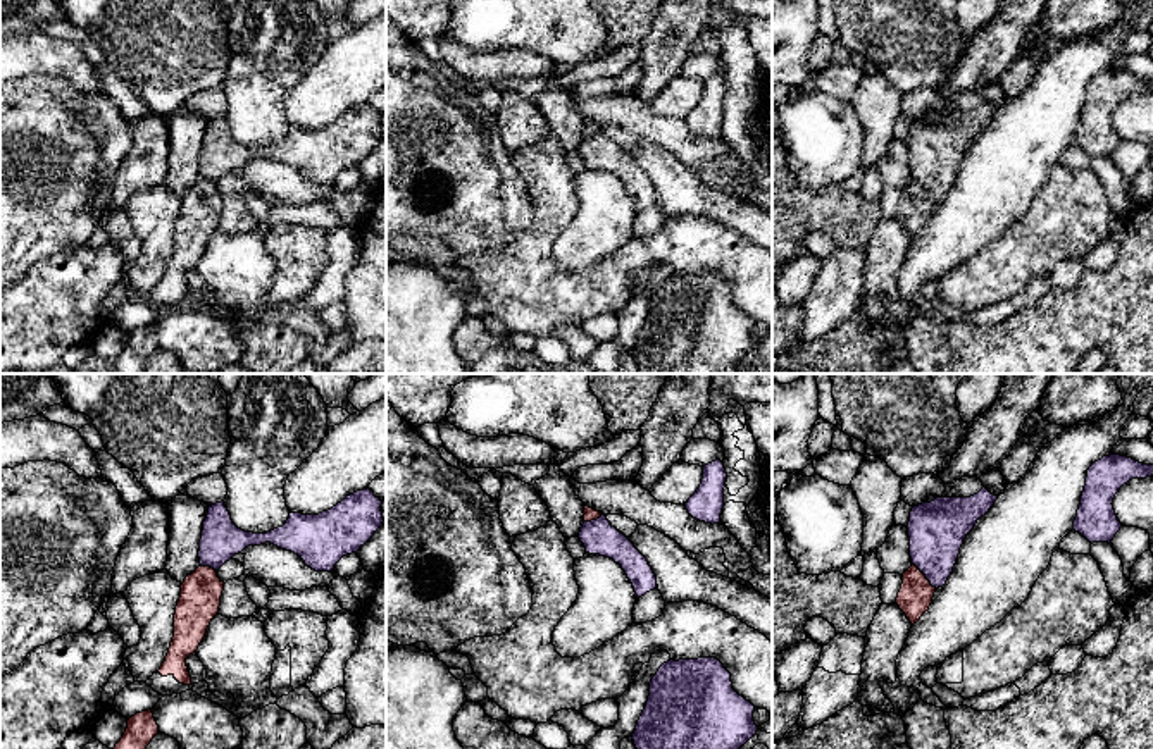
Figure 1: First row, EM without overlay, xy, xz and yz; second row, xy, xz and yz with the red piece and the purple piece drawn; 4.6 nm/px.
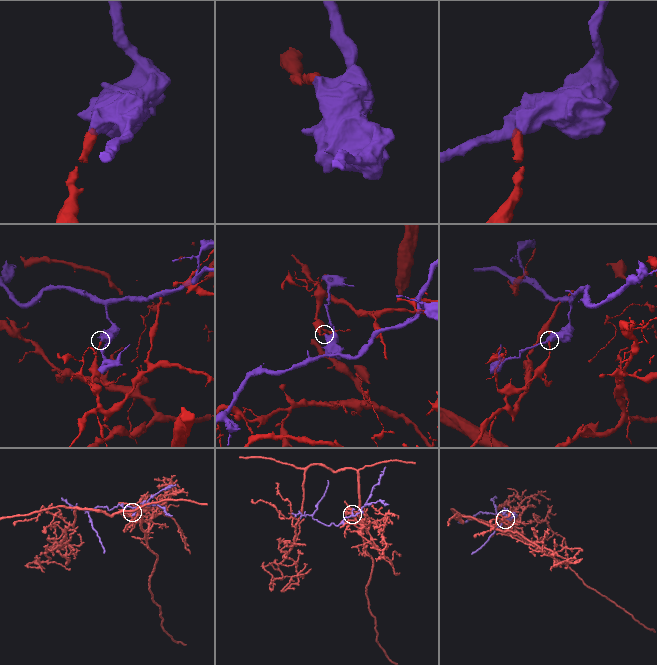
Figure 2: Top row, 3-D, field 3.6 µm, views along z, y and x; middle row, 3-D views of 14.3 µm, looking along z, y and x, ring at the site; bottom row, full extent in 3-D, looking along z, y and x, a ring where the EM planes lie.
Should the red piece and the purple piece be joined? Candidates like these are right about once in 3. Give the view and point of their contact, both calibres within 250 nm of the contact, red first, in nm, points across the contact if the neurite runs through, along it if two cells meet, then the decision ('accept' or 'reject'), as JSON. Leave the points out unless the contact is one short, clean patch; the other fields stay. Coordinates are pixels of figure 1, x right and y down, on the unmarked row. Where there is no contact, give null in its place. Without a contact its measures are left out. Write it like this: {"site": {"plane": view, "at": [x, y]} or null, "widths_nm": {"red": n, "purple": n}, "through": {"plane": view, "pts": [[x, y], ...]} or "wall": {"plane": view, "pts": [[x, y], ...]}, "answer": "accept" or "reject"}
{"site": {"plane": "yz", "at": [924, 191]}, "widths_nm": {"red": 160, "purple": 260}, "wall": {"plane": "yz", "pts": [[912, 178], [936, 202]]}, "answer": "reject"}

